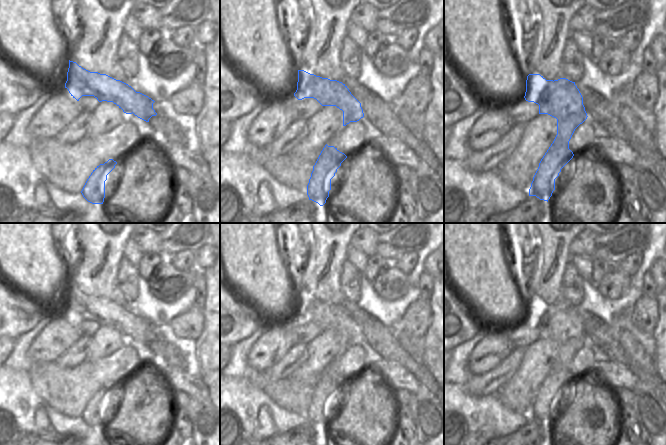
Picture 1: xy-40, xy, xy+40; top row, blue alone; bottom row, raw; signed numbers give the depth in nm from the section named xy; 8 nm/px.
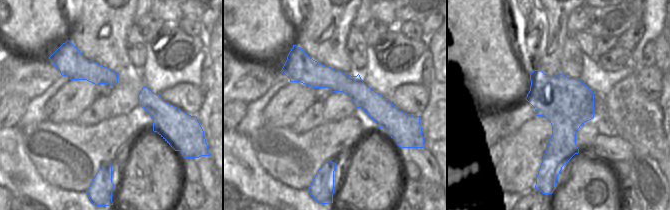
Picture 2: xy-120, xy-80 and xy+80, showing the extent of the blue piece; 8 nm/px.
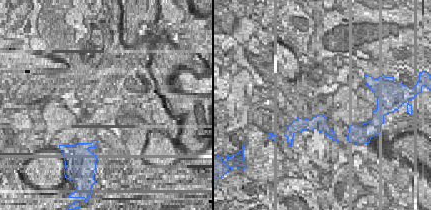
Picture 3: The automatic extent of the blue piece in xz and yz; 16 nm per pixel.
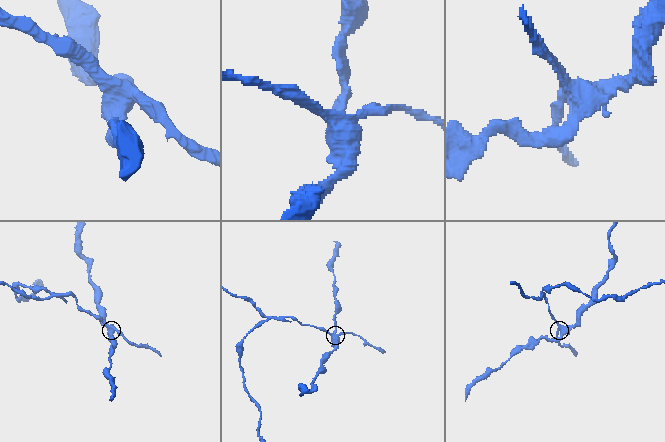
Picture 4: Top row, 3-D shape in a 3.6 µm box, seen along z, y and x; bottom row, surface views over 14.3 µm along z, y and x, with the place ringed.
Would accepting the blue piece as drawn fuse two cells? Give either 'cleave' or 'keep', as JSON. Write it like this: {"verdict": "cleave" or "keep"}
{"verdict": "cleave"}

